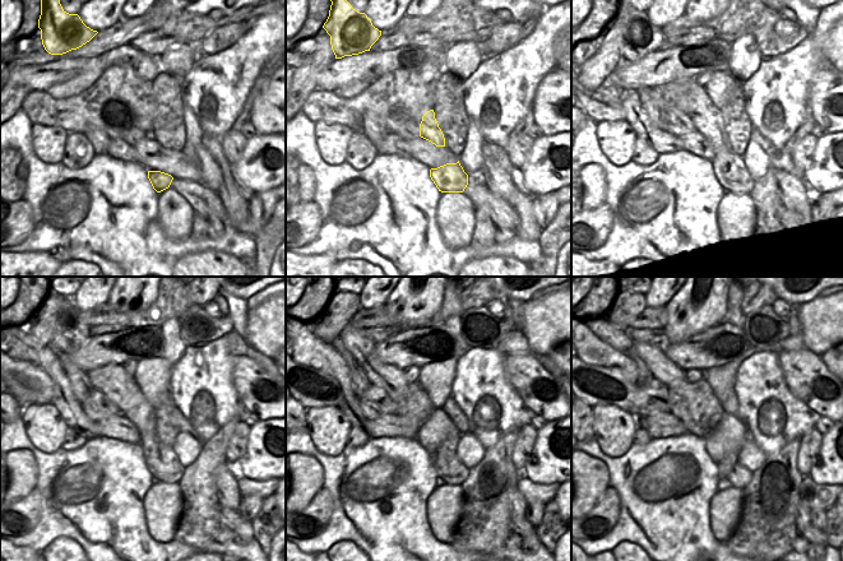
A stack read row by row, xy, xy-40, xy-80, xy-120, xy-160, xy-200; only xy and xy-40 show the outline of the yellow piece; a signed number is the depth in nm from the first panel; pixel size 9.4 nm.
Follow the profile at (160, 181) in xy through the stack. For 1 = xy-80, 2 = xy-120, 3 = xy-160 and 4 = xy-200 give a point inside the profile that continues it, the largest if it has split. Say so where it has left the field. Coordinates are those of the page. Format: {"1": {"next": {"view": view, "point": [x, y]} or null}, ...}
{"1": {"next": {"view": "xy-80", "point": [730, 170]}}, "2": {"next": {"view": "xy-120", "point": [162, 463]}}, "3": {"next": {"view": "xy-160", "point": [392, 379]}}, "4": {"next": {"view": "xy-200", "point": [658, 364]}}}

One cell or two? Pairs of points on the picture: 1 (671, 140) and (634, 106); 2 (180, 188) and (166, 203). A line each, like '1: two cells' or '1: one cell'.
1: one cell
2: two cells

